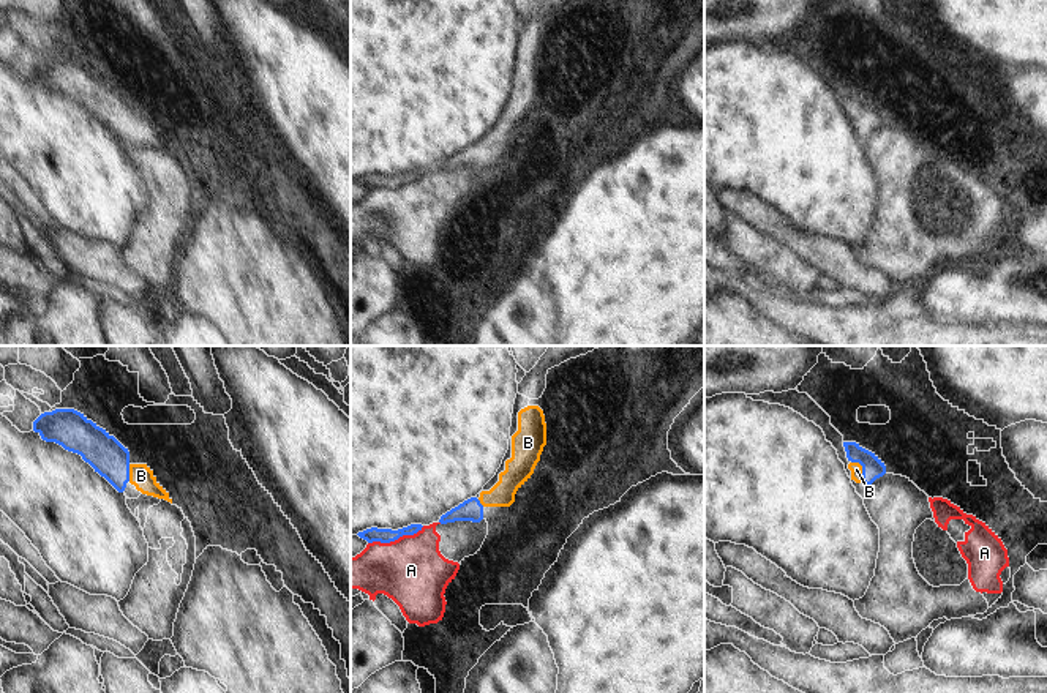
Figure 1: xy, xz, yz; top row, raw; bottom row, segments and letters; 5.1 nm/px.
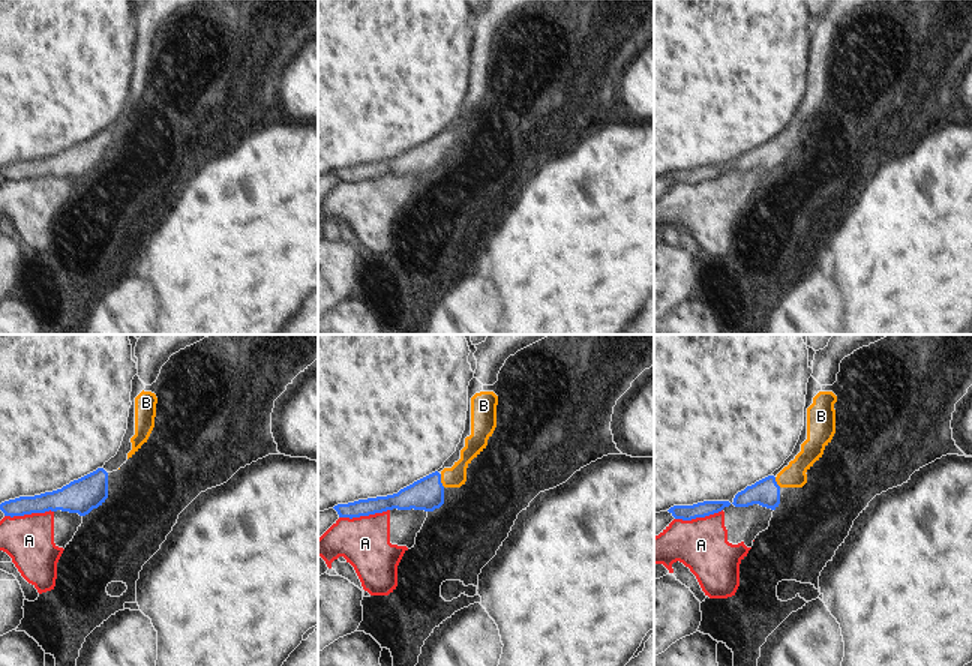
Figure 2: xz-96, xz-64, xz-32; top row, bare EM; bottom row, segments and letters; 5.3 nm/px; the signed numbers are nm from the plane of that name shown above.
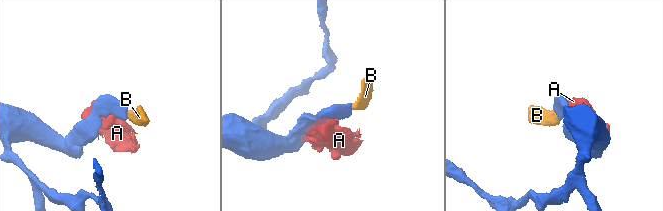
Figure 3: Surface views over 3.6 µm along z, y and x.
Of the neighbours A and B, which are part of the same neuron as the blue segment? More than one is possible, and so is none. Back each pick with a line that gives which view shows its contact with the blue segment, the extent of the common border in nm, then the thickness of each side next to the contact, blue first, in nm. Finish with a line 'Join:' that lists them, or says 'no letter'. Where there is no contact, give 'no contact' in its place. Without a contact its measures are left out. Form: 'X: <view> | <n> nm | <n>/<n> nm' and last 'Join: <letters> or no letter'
B: yz | 120 nm | 110/60 nm
Join: B

